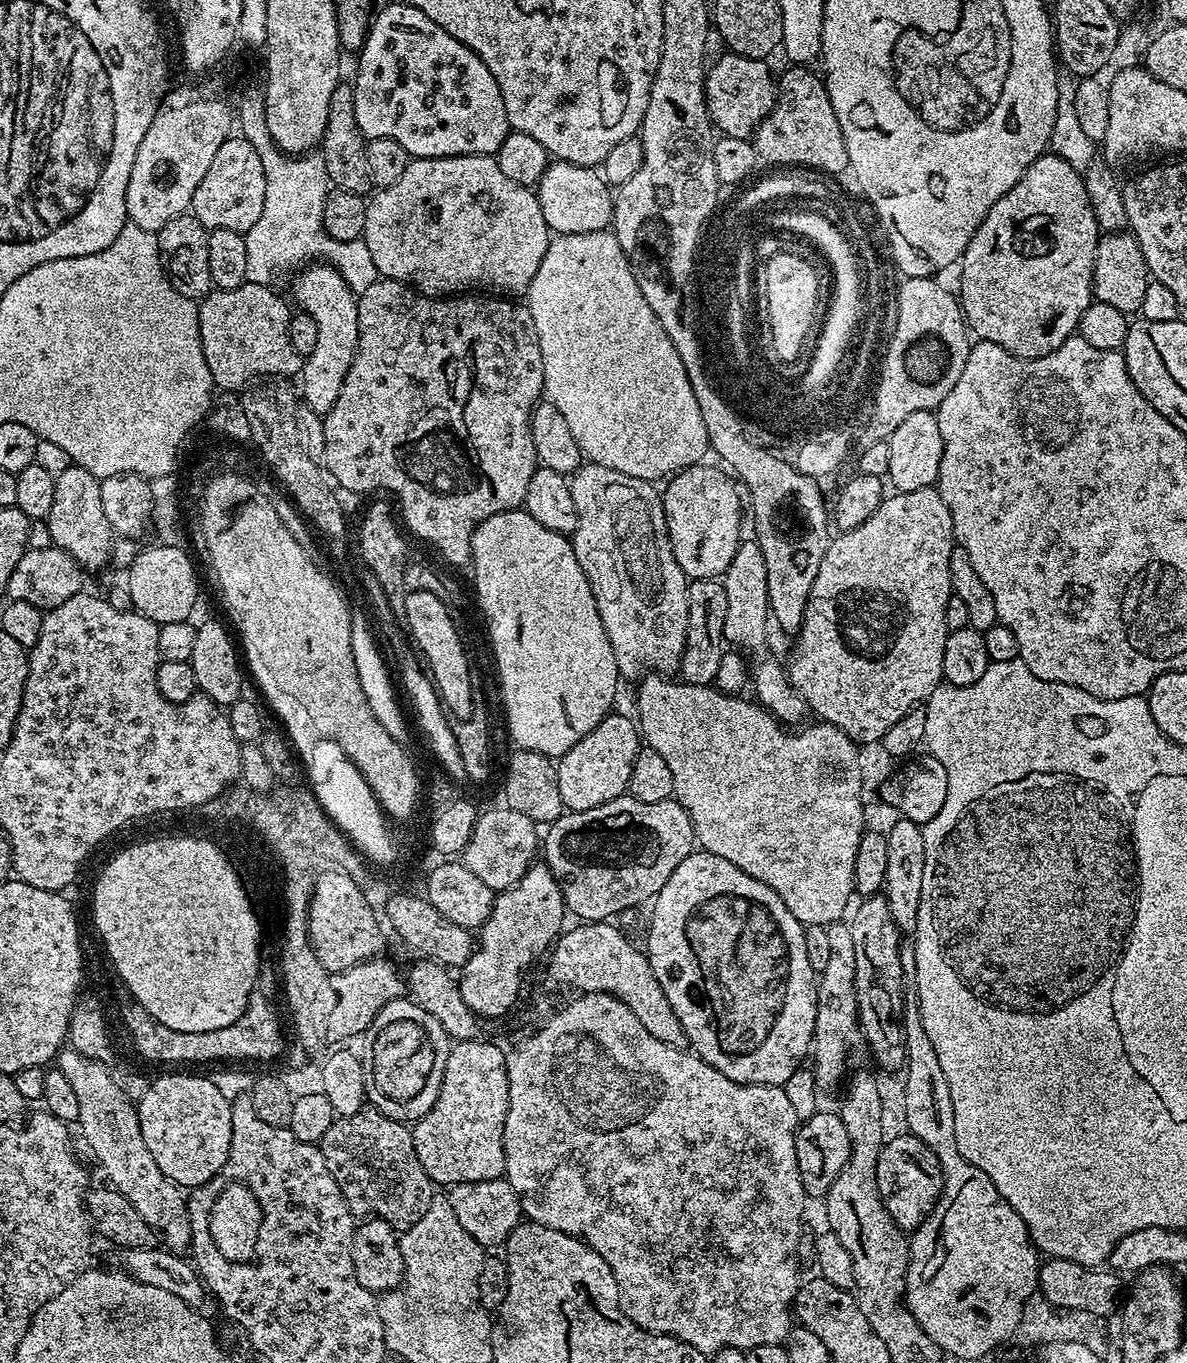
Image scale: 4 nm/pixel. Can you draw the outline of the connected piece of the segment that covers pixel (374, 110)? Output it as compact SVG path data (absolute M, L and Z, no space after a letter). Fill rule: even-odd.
M407 2L400 4L388 4L384 9L377 11L371 17L368 25L368 36L364 40L364 45L358 49L360 61L356 64L356 80L352 84L352 93L354 94L354 118L358 118L358 130L368 140L377 140L378 138L394 138L402 150L408 152L409 157L419 158L421 160L433 160L439 156L495 156L496 151L506 142L510 131L506 106L502 102L502 90L498 90L498 82L494 82L494 74L482 62L482 58L474 51L466 47L458 38L454 38L438 22L426 18L422 10L410 6Z

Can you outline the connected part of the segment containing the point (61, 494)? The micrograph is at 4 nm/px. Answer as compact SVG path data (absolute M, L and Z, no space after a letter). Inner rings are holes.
M75 466L62 470L62 474L55 478L54 507L46 521L50 526L52 543L73 556L81 568L89 573L96 572L104 563L107 565L111 561L114 543L114 533L103 510L101 481L90 474L90 470Z

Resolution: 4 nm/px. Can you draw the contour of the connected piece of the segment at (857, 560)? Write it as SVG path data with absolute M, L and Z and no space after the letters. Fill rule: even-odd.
M935 488L910 490L909 492L893 491L885 495L884 501L862 522L862 526L854 526L850 530L833 535L828 541L828 549L822 558L822 566L818 566L818 578L814 578L814 586L810 586L810 598L806 602L804 625L794 637L796 645L792 648L792 657L786 660L788 681L794 690L808 704L811 715L819 718L823 723L838 726L857 745L880 741L912 708L923 705L930 693L944 680L942 670L942 654L946 650L946 638L949 630L946 626L946 602L954 595L952 579L950 578L950 554L954 547L956 535L950 518L950 510L942 498L942 494Z

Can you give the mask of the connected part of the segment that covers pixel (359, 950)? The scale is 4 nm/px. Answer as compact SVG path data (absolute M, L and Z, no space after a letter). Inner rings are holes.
M335 870L321 874L308 910L311 950L328 972L345 972L363 960L379 957L383 953L380 951L384 948L384 932L372 913L373 905L364 900L362 890L346 873Z

